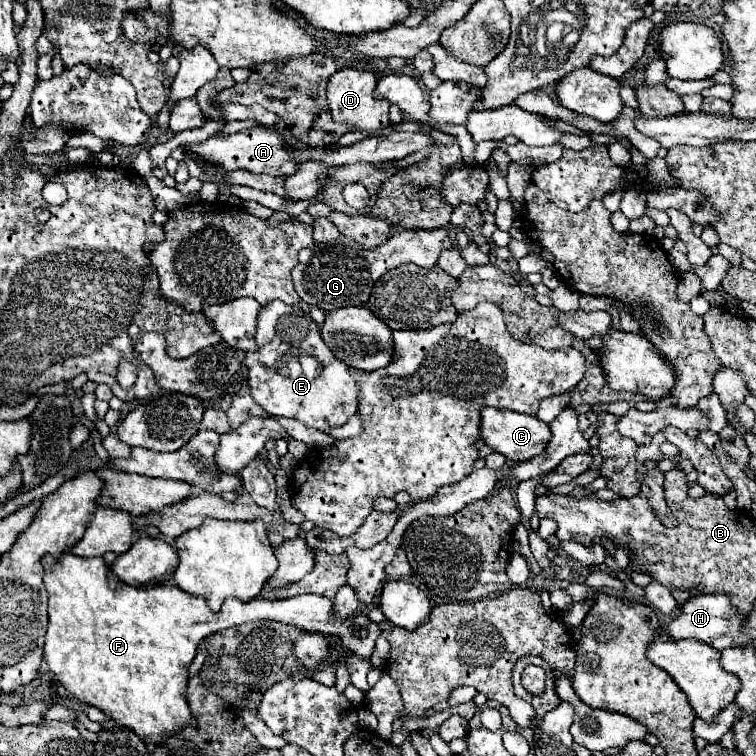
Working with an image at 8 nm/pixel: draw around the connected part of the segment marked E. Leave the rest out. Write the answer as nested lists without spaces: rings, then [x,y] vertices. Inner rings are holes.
[[[274,300],[270,305],[264,305],[258,313],[258,329],[256,329],[256,345],[258,351],[246,353],[248,379],[250,379],[250,395],[254,401],[270,415],[276,417],[292,417],[302,421],[308,427],[318,431],[326,431],[332,427],[340,427],[348,421],[350,415],[358,409],[358,385],[354,385],[348,367],[332,355],[318,333],[318,325],[309,314],[298,316],[295,309],[282,301]]]

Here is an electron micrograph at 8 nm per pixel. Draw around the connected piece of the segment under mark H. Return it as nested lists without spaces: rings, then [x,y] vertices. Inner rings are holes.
[[[692,595],[684,605],[678,607],[674,617],[670,619],[666,627],[666,635],[674,641],[678,639],[696,639],[702,643],[708,643],[710,647],[722,651],[726,647],[740,647],[748,643],[748,637],[742,633],[746,617],[738,615],[734,605],[730,603],[730,597],[726,595]]]

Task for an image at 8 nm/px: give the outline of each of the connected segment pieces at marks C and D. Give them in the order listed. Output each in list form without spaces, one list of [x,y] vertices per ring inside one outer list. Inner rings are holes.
[[[494,407],[482,409],[480,415],[482,415],[480,417],[480,439],[490,449],[494,449],[496,453],[500,453],[512,461],[528,461],[528,459],[540,455],[552,437],[548,425],[538,421],[534,415],[502,411],[502,409],[494,409]]]
[[[354,67],[336,71],[334,77],[330,77],[326,87],[326,99],[330,115],[336,123],[348,123],[352,129],[364,133],[364,135],[376,135],[380,129],[388,127],[388,101],[376,101],[374,99],[374,87],[376,87],[376,75],[370,71],[358,71]]]

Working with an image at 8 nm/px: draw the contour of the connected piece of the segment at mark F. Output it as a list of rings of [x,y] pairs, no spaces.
[[[68,551],[60,561],[46,555],[42,565],[44,585],[50,595],[46,665],[74,697],[100,709],[120,727],[134,731],[146,745],[162,745],[178,729],[198,725],[186,699],[188,667],[200,641],[220,629],[270,619],[302,631],[336,635],[344,641],[344,647],[366,661],[372,657],[374,641],[380,635],[378,625],[364,615],[348,617],[344,623],[334,621],[330,617],[332,601],[318,595],[298,595],[282,601],[252,599],[248,603],[226,599],[222,609],[212,613],[206,599],[170,585],[138,589],[118,583],[116,589],[110,589],[108,565],[100,557],[82,559]]]

